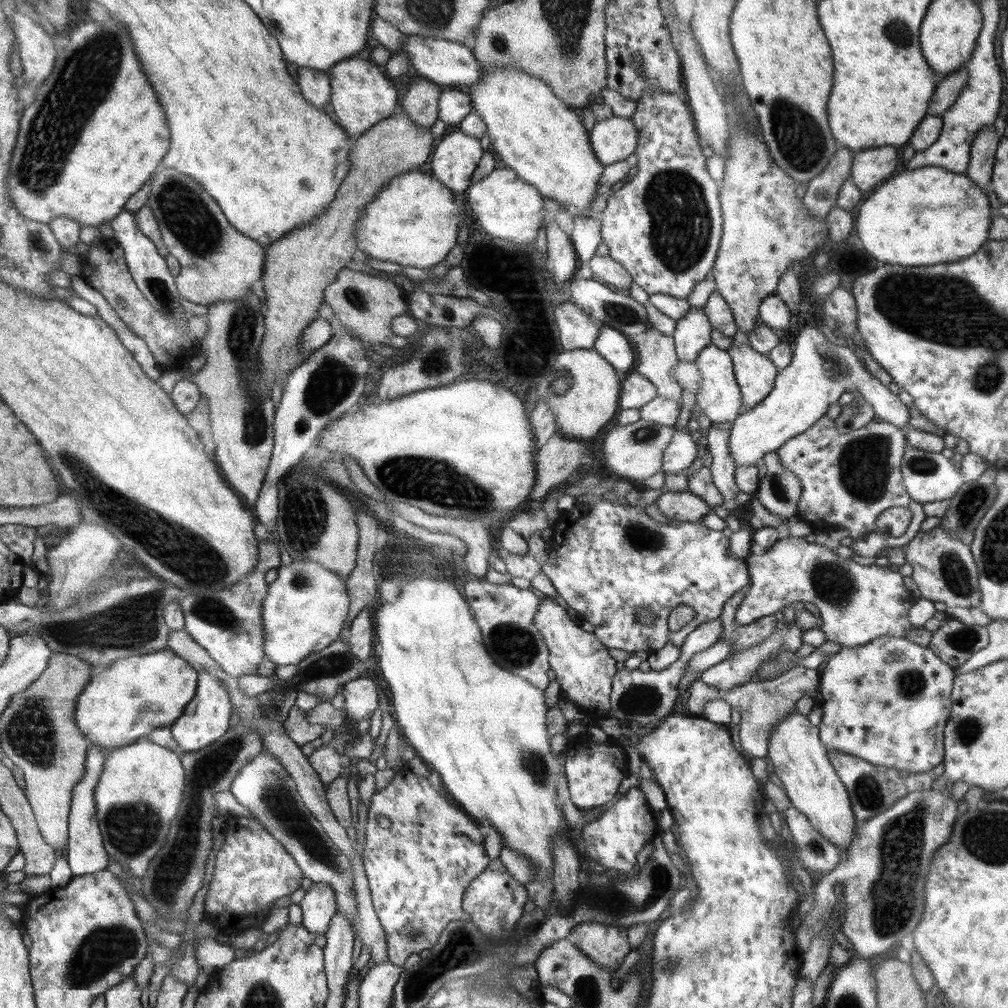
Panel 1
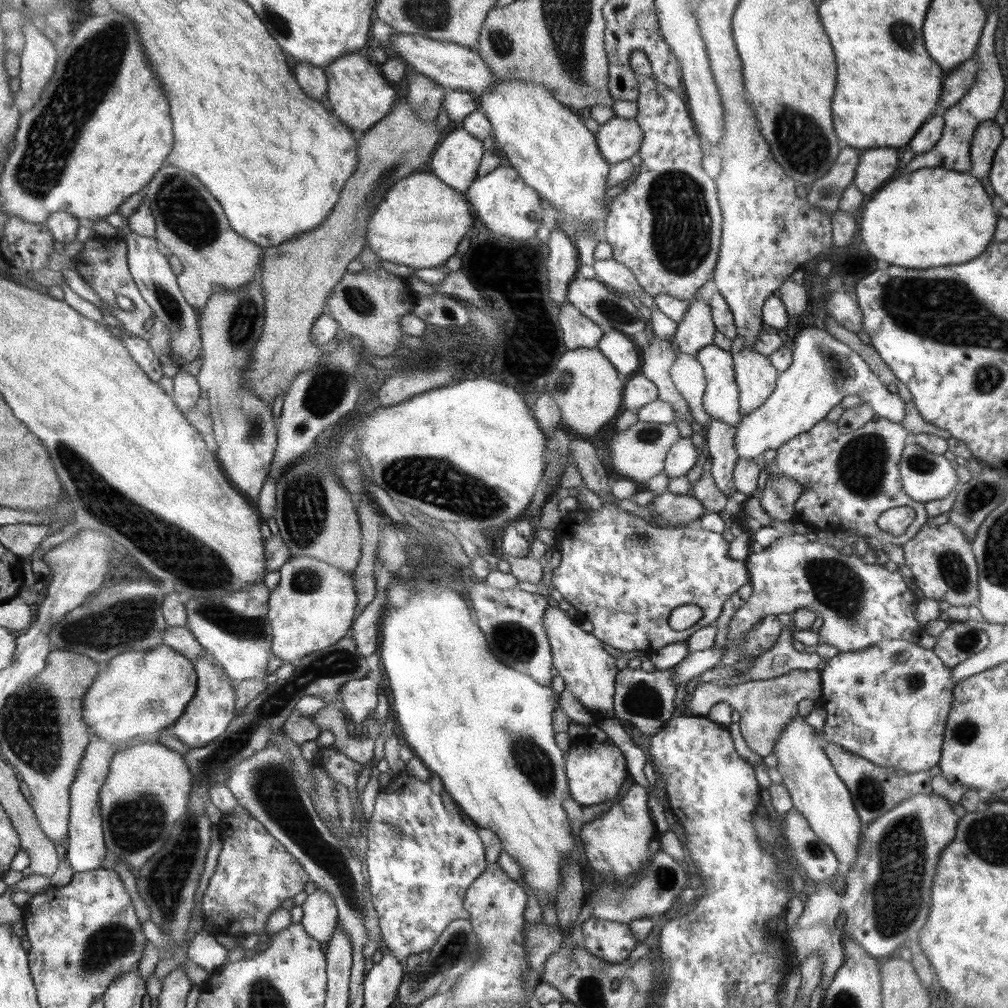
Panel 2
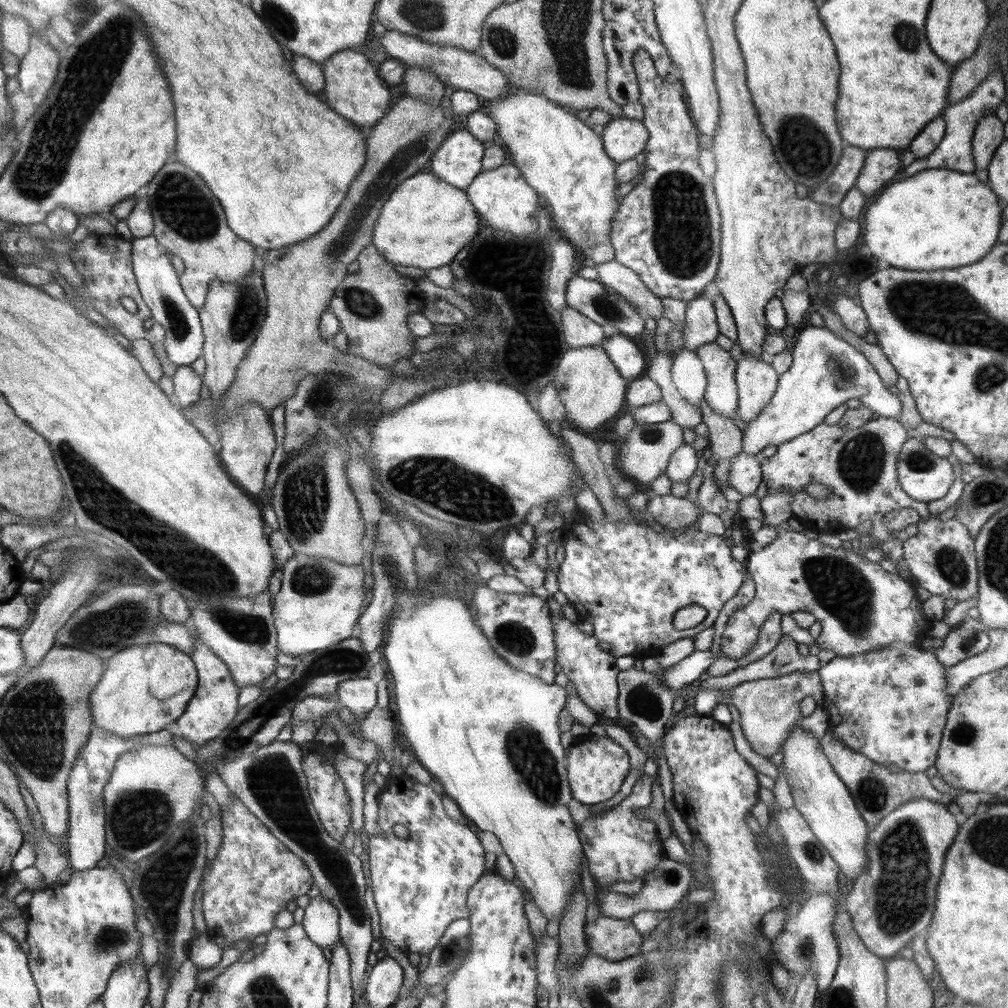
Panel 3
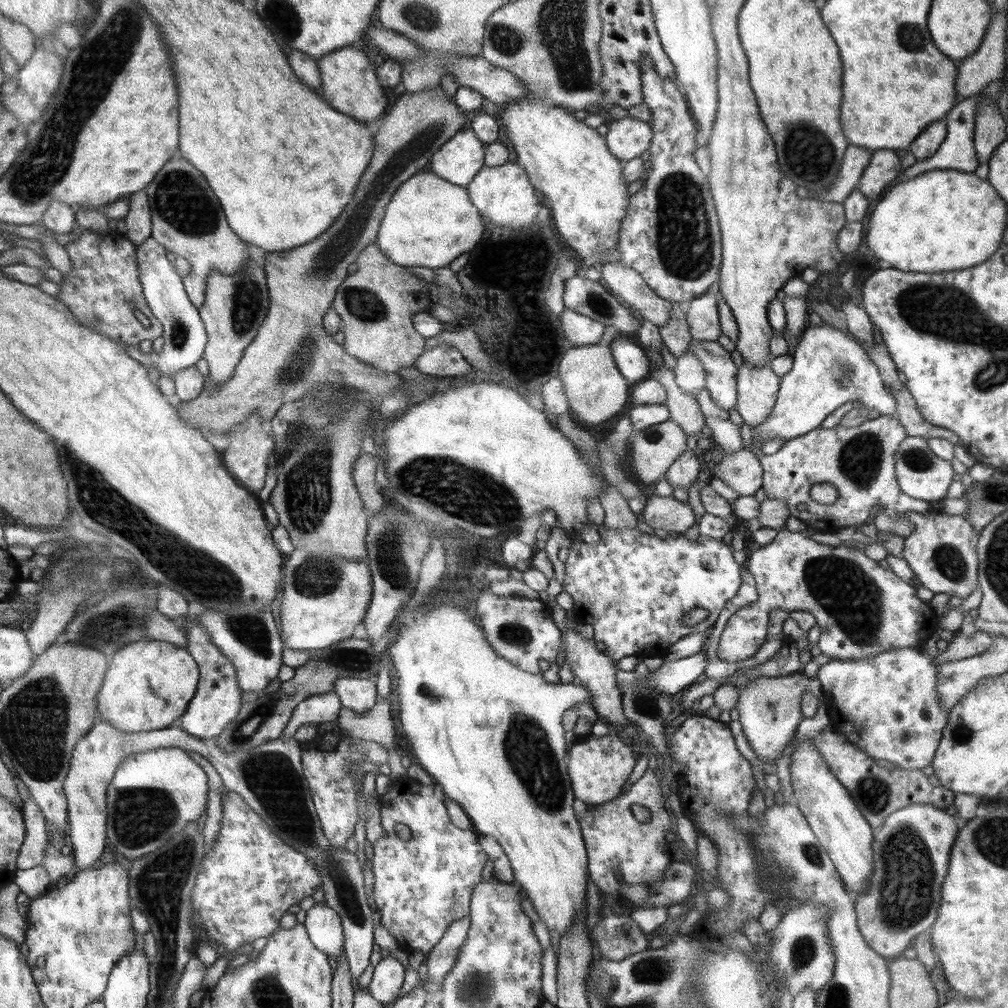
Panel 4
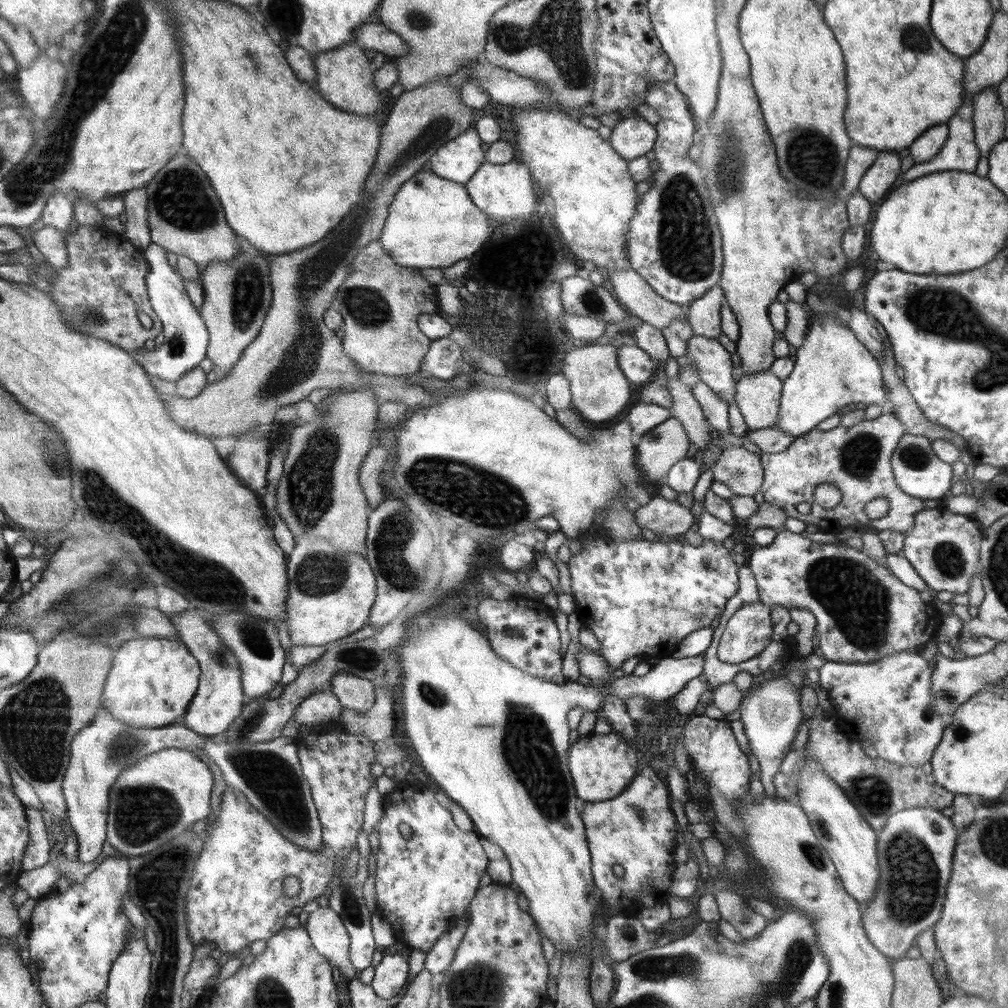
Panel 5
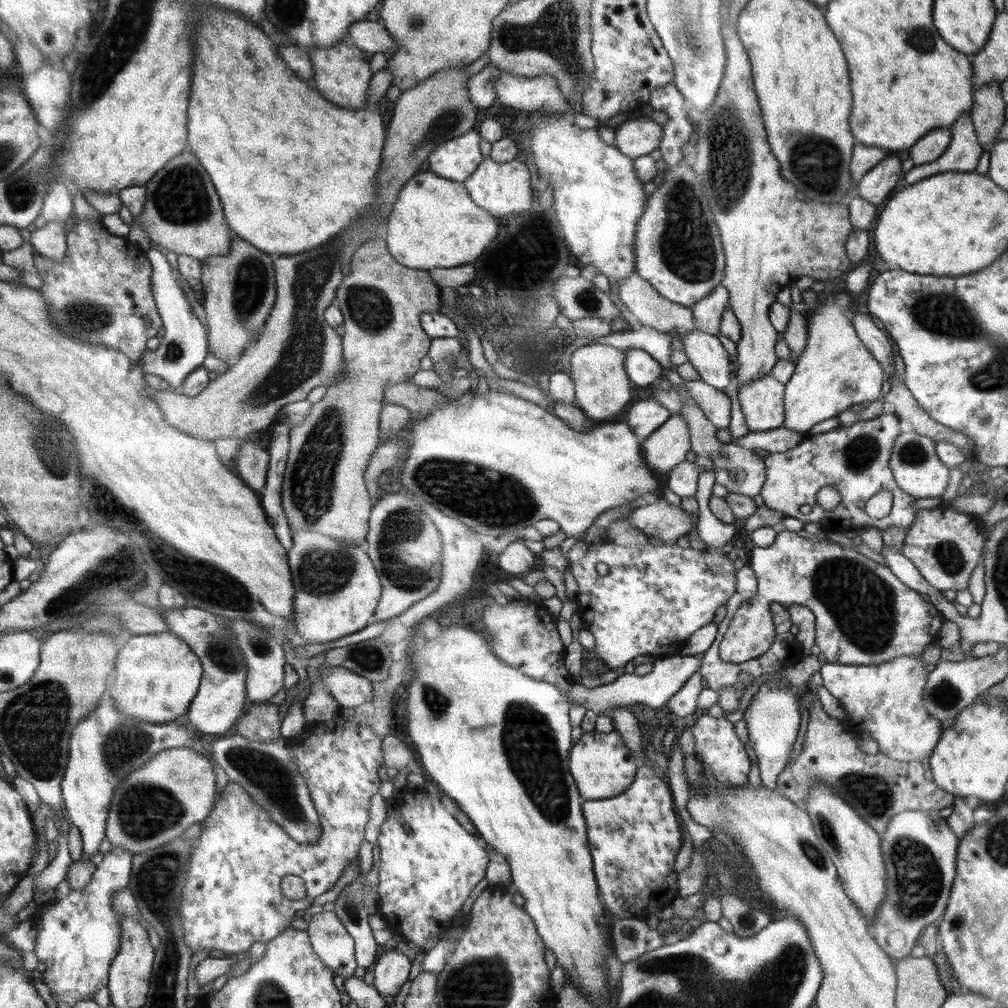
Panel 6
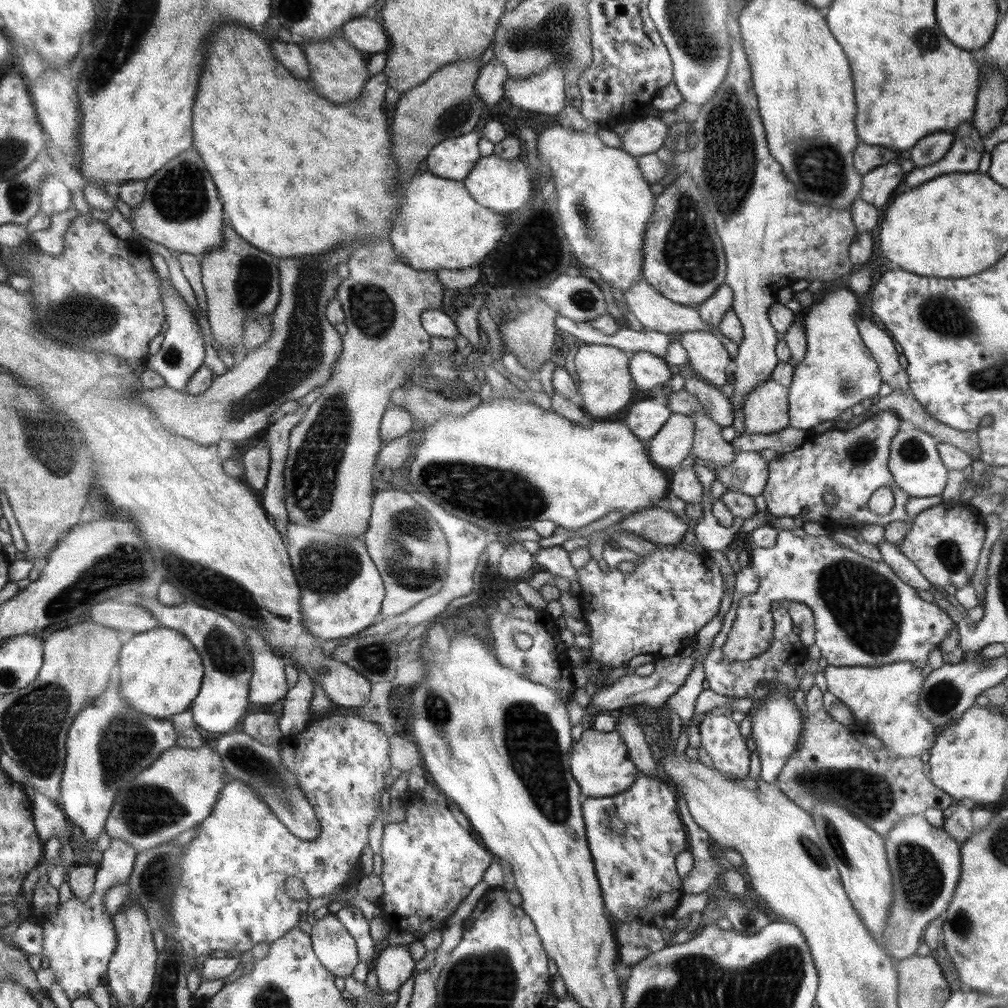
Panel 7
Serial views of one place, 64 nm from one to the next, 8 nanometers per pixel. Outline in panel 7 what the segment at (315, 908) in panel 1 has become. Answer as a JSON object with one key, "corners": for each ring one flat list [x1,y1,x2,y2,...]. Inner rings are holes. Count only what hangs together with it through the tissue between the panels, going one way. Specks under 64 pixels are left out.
{"corners":[[335,914,318,919,310,936,313,951,328,972,343,979,353,974,360,958,356,941]]}

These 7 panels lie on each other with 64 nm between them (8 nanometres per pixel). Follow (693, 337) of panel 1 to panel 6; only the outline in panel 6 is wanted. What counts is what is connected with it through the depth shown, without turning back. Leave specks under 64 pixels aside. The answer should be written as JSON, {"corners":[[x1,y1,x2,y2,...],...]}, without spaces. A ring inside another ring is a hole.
{"corners":[[718,284,712,291,691,307,695,329,720,337,723,312,729,308,728,290]]}

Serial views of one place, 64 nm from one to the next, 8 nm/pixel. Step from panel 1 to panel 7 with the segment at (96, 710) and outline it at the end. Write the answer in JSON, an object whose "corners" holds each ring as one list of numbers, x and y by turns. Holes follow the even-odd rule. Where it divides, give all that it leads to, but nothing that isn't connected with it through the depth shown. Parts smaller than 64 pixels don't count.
{"corners":[[165,627,136,633,129,642,122,644,118,665,118,694,132,710,158,720,170,719,188,710,203,679,202,658,196,648,182,634]]}

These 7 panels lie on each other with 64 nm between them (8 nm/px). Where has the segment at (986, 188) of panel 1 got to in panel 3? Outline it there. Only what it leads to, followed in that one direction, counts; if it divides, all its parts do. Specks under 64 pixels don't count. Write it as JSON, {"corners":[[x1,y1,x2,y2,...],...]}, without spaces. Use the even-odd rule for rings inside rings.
{"corners":[[996,111,978,120,971,145,976,170,988,170,995,151,1004,139,1004,124,996,116]]}

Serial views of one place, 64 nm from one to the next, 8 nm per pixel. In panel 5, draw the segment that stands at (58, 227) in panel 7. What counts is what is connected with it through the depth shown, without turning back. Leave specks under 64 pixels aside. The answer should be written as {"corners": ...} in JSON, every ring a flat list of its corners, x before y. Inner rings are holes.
{"corners":[[44,226,40,230,32,232,34,244,44,254,46,260,53,268,66,268,68,266,67,248,64,232]]}

